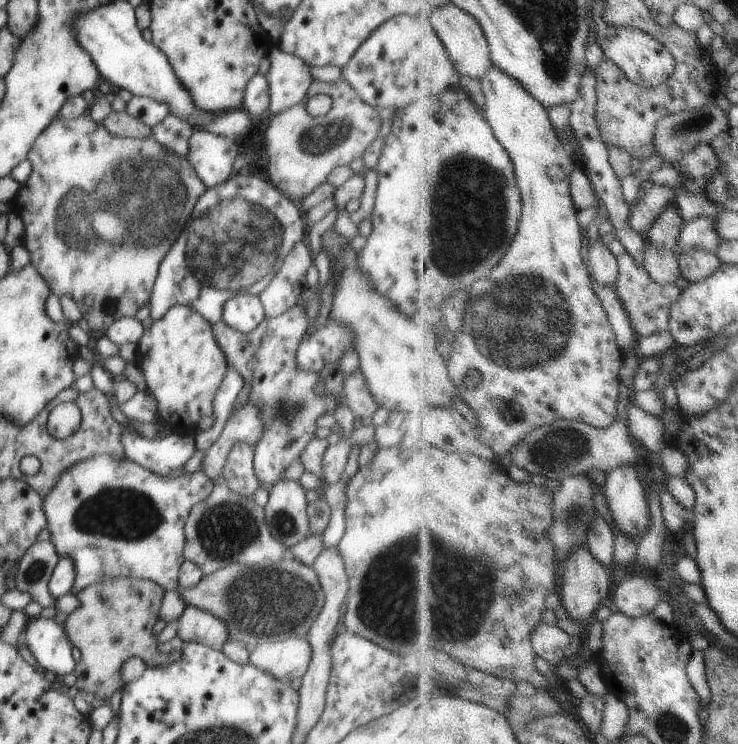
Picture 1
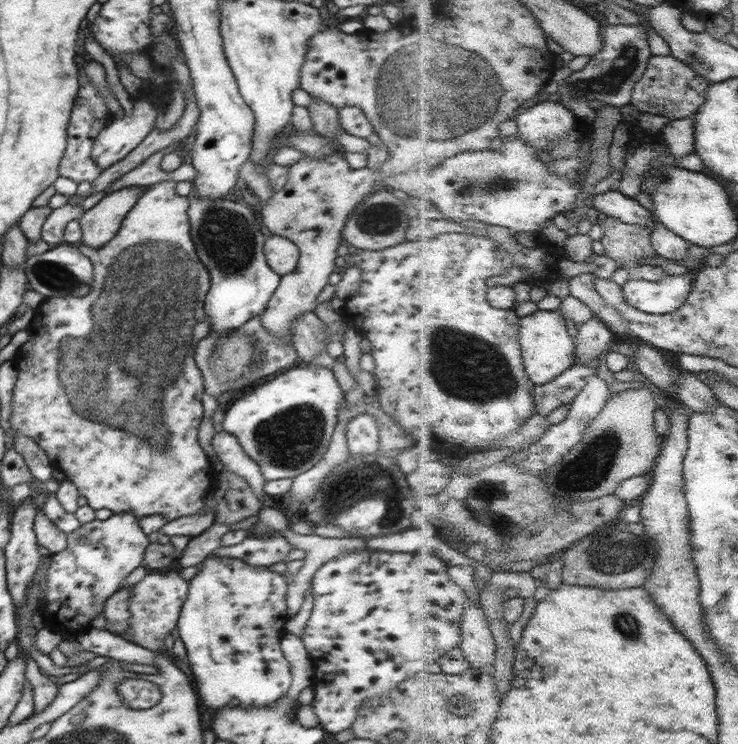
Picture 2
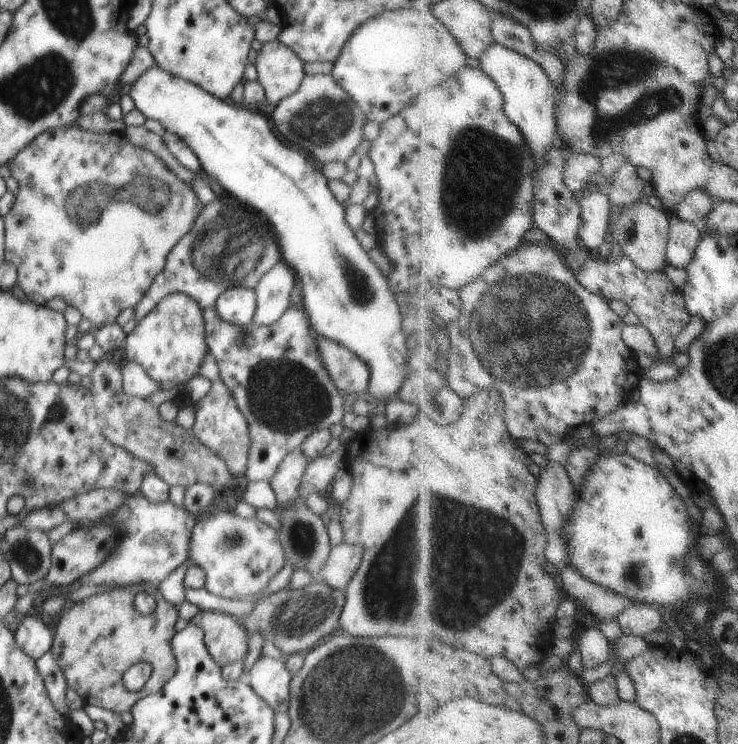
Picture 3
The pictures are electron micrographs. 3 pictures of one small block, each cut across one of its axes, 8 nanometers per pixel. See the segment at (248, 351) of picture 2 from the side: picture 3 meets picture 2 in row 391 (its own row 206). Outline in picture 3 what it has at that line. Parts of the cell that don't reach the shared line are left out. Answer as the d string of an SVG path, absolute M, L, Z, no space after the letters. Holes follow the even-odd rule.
M216 197L212 203L206 205L202 213L196 219L192 229L188 233L186 233L186 235L174 246L174 248L172 248L172 251L166 258L166 263L164 264L163 270L156 276L156 279L154 280L154 282L152 282L150 288L148 288L148 291L145 293L142 301L135 309L136 320L138 320L139 322L142 321L142 318L145 318L152 310L154 310L154 308L158 306L158 304L166 296L175 293L181 293L190 296L190 298L192 298L201 307L202 312L209 309L215 309L218 298L220 298L220 296L228 289L230 284L242 285L244 282L243 279L253 273L255 266L261 268L262 270L264 269L264 271L270 271L277 263L282 260L281 249L278 246L278 242L276 242L273 237L270 237L271 234L268 234L268 232L266 232L266 235L269 236L269 239L264 240L264 238L260 238L260 228L258 228L258 226L262 226L262 222L260 222L260 218L258 218L258 212L246 212L246 210L235 210L234 212L232 212L231 209L226 208L224 210L224 206L225 204L222 202L222 197Z

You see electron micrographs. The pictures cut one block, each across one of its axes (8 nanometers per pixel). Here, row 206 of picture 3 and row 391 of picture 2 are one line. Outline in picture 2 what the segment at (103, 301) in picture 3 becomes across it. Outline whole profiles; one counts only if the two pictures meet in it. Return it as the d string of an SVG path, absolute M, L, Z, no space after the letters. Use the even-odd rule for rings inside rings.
M170 180L150 186L141 195L132 210L129 210L129 213L126 214L121 222L120 230L106 246L94 250L94 248L81 243L78 245L80 254L84 254L94 265L93 287L84 297L62 298L61 296L54 296L51 299L47 298L35 309L35 314L28 329L30 336L27 342L16 350L14 356L17 381L13 390L9 418L11 430L32 438L48 455L54 467L65 474L66 480L76 485L79 496L86 498L87 505L90 508L94 510L106 508L114 514L132 513L138 517L161 514L168 521L199 513L206 507L205 503L202 502L202 498L213 492L212 484L217 474L199 443L199 424L204 417L202 395L205 392L205 383L202 373L193 359L198 342L208 336L211 331L211 324L204 310L205 296L211 285L211 276L196 255L197 251L194 247L191 224L187 213L189 202L187 197L176 194L176 184L178 183ZM98 314L110 314L109 348L106 349L106 354L102 354L100 328L96 326L98 324L98 318L96 318ZM102 370L110 372L107 374L106 382L102 382L102 378L98 374Z

